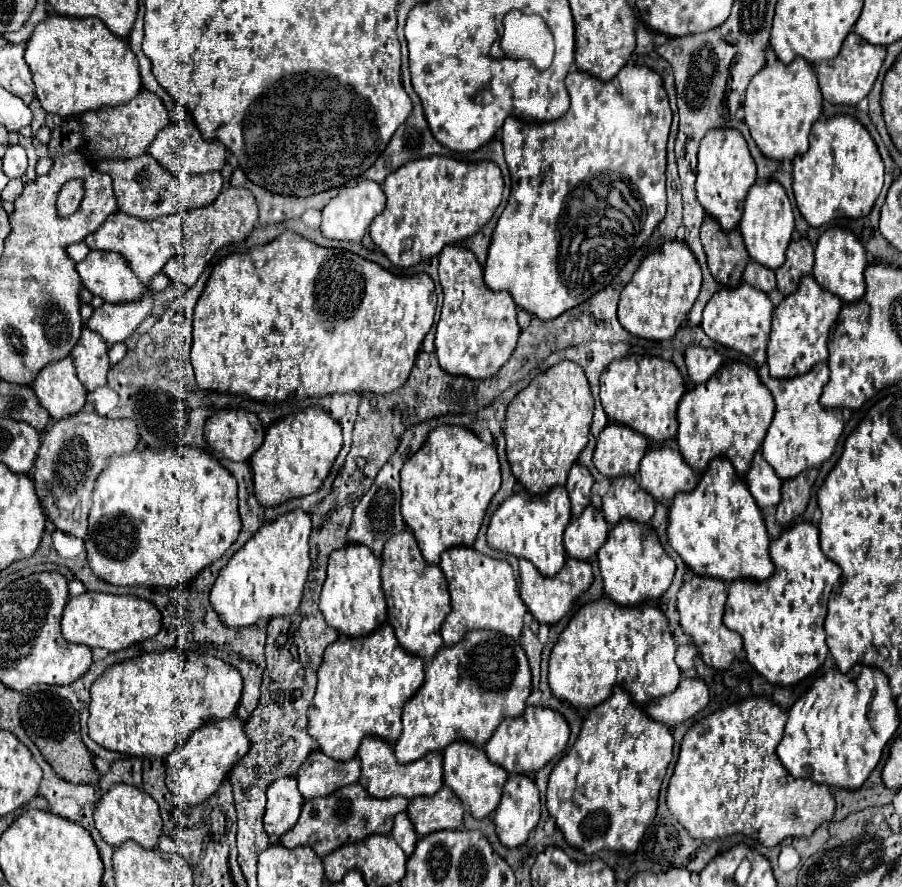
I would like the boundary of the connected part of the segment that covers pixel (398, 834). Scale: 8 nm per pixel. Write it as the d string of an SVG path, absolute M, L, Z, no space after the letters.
M401 812L395 816L395 824L391 830L391 836L397 840L397 844L403 848L405 856L411 856L417 844L417 832L413 830L413 824L407 816L407 812Z

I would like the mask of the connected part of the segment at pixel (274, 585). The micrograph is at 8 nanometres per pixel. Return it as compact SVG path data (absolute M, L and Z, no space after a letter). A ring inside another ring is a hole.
M295 508L277 520L263 524L245 546L241 546L211 588L211 606L227 628L253 626L259 618L291 616L301 606L305 580L309 574L309 534L311 520Z

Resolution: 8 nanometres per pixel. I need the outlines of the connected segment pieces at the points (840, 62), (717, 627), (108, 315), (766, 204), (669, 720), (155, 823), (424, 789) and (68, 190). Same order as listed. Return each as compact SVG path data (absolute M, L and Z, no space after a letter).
M851 32L843 40L841 52L833 60L825 60L817 66L817 78L823 98L831 104L849 104L849 106L859 104L873 88L873 82L883 66L883 60L885 60L885 46L873 46L855 32Z
M693 576L689 582L685 582L677 594L677 610L681 616L681 628L685 634L689 634L699 648L699 654L703 662L715 670L725 670L731 666L735 656L743 648L743 640L737 632L727 630L723 624L723 612L725 612L725 584L717 578L709 576Z
M147 290L137 302L127 304L103 304L93 310L93 316L85 322L87 328L101 334L103 340L111 346L123 342L133 330L149 316L153 308L153 292Z
M771 180L771 182L751 186L747 200L745 200L743 218L739 222L739 230L741 230L741 236L745 240L745 248L751 256L751 260L755 260L757 264L771 268L771 270L777 270L779 266L783 266L785 250L791 242L795 222L793 222L791 202L779 182Z
M685 678L675 692L655 698L645 706L647 714L663 724L679 724L699 714L709 702L709 690L699 678Z
M115 784L95 808L95 826L103 840L111 846L121 846L125 840L133 840L145 850L157 848L157 842L163 834L163 822L159 816L157 802L141 788L131 784Z
M365 736L359 746L359 758L361 758L361 786L369 792L373 798L391 798L391 796L403 796L407 800L417 796L433 796L443 786L443 756L439 752L427 754L425 758L419 758L411 764L399 764L395 760L393 748L379 738Z
M69 180L61 192L59 192L59 198L57 198L57 208L59 208L59 214L61 216L67 216L67 214L73 214L83 198L83 184L79 180Z

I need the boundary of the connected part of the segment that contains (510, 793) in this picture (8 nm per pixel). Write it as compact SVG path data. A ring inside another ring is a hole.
M511 774L503 786L499 808L493 814L499 842L515 848L527 842L541 816L539 790L525 774Z

